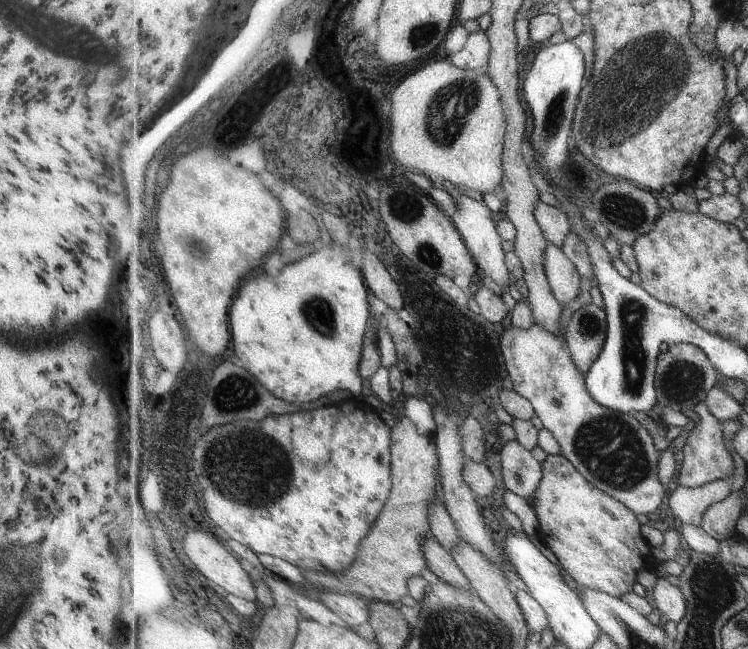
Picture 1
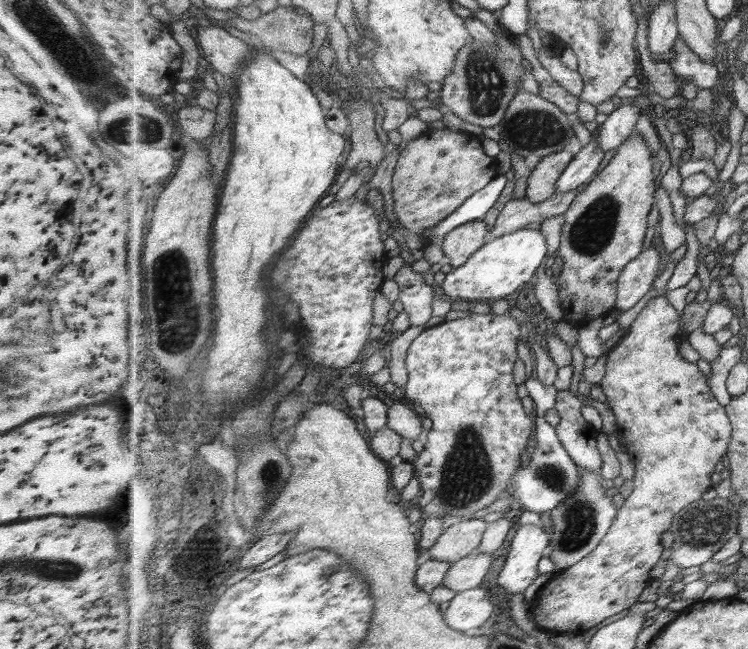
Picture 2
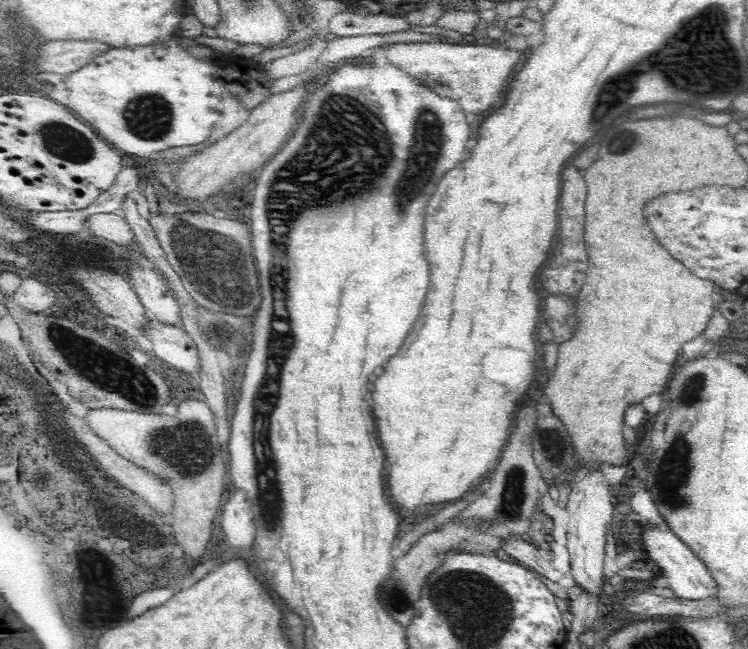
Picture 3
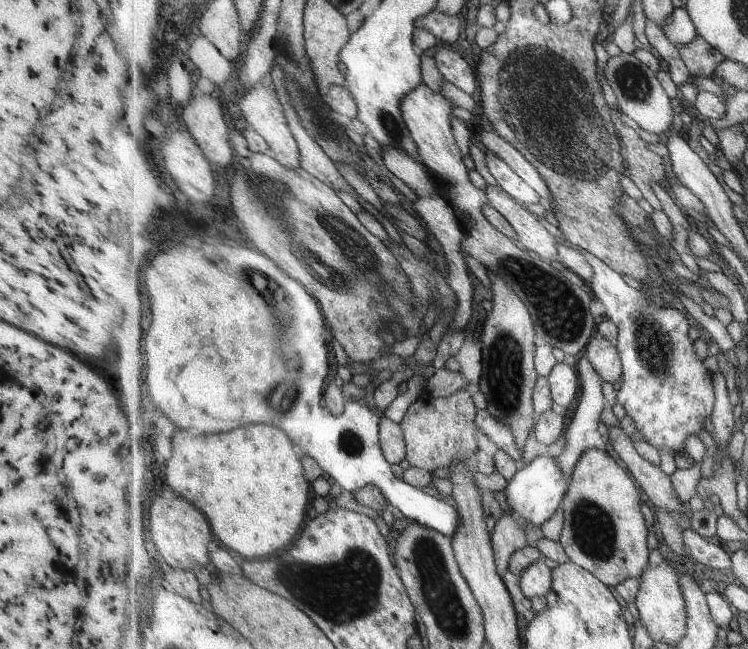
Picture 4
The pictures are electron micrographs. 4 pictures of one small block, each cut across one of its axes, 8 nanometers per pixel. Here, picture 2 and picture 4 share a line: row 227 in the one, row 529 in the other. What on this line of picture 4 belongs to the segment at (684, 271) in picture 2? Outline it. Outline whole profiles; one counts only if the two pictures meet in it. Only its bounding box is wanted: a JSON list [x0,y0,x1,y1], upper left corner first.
[683,528,731,571]

